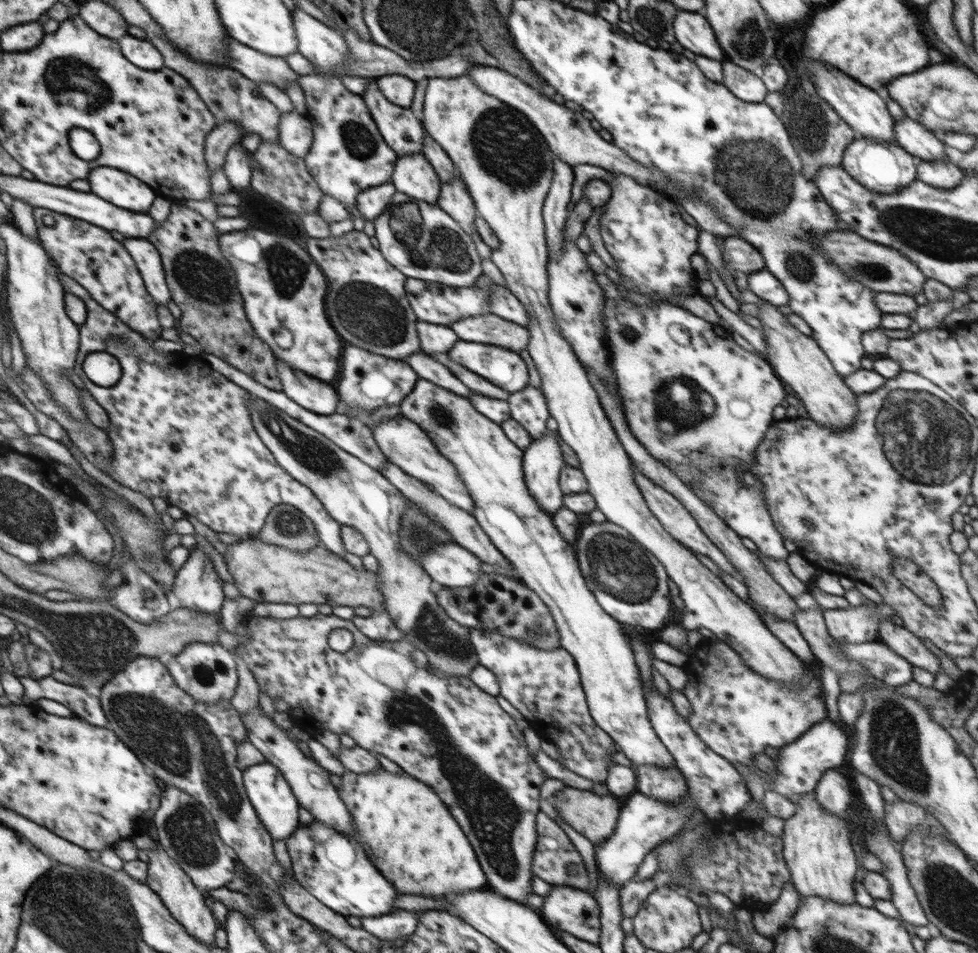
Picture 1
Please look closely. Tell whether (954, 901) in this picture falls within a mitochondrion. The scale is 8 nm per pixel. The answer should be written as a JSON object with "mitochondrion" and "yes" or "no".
{"mitochondrion":"yes"}

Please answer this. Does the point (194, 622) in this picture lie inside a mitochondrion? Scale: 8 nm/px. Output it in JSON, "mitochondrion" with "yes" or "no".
{"mitochondrion":"no"}

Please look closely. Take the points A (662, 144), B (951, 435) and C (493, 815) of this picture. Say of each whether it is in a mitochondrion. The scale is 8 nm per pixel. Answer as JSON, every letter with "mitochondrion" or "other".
{"A":"other","B":"mitochondrion","C":"mitochondrion"}

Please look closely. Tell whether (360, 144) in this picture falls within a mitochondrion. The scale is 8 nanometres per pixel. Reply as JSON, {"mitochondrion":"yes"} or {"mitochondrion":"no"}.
{"mitochondrion":"yes"}

